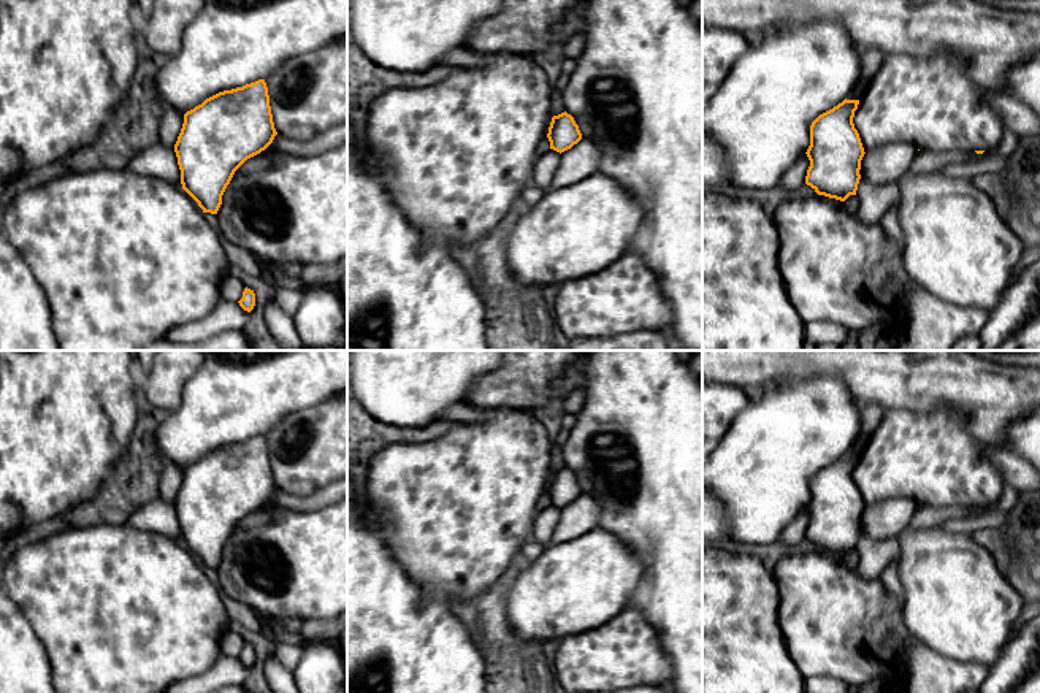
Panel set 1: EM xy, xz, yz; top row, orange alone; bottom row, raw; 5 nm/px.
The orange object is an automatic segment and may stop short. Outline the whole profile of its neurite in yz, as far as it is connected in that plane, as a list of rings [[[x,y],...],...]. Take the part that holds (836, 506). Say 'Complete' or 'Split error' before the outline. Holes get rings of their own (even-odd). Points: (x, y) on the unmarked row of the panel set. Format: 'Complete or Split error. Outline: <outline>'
Complete. Outline: [[[843,455],[810,481],[805,539],[818,550],[845,557],[856,550],[864,503],[853,473],[859,455]]]

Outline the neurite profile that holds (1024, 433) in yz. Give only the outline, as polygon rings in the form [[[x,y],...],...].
[[[1040,408],[1008,427],[1008,444],[1040,473]]]

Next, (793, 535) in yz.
[[[807,509],[799,511],[796,517],[785,526],[778,541],[788,549],[797,549],[799,544],[805,539],[809,522],[810,515]]]

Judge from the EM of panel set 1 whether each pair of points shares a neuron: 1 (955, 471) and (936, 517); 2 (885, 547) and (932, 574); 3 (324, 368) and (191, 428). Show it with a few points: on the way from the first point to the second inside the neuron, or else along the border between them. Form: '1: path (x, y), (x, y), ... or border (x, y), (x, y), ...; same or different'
1: border (920, 503), (974, 506); different
2: border (899, 535), (899, 554), (896, 557); different
3: path (290, 368), (262, 368), (224, 403); same

